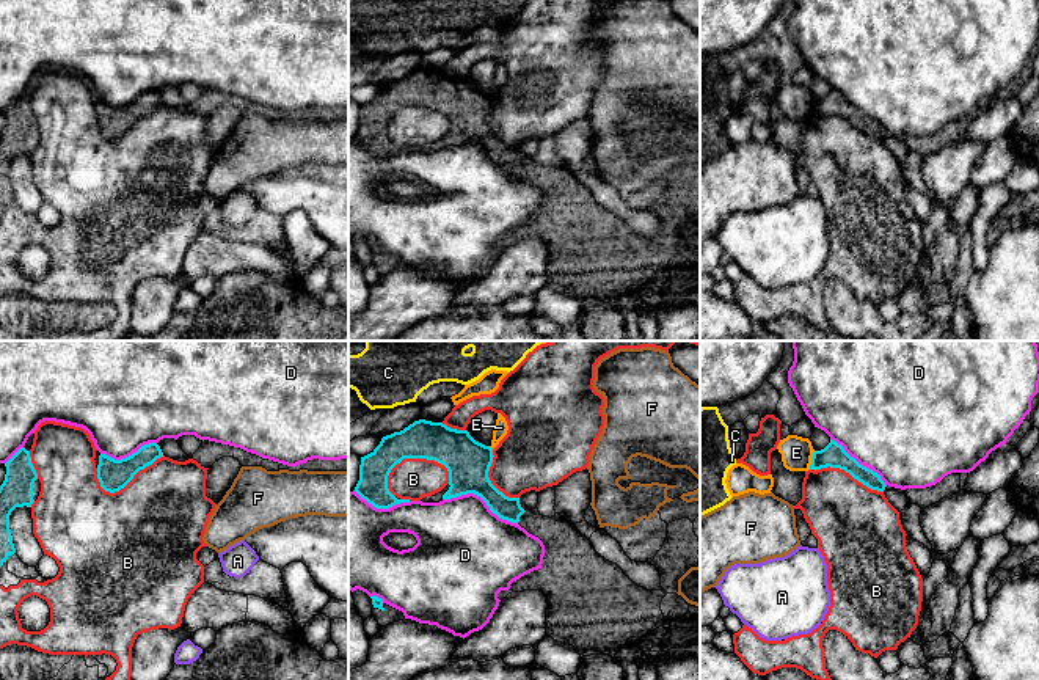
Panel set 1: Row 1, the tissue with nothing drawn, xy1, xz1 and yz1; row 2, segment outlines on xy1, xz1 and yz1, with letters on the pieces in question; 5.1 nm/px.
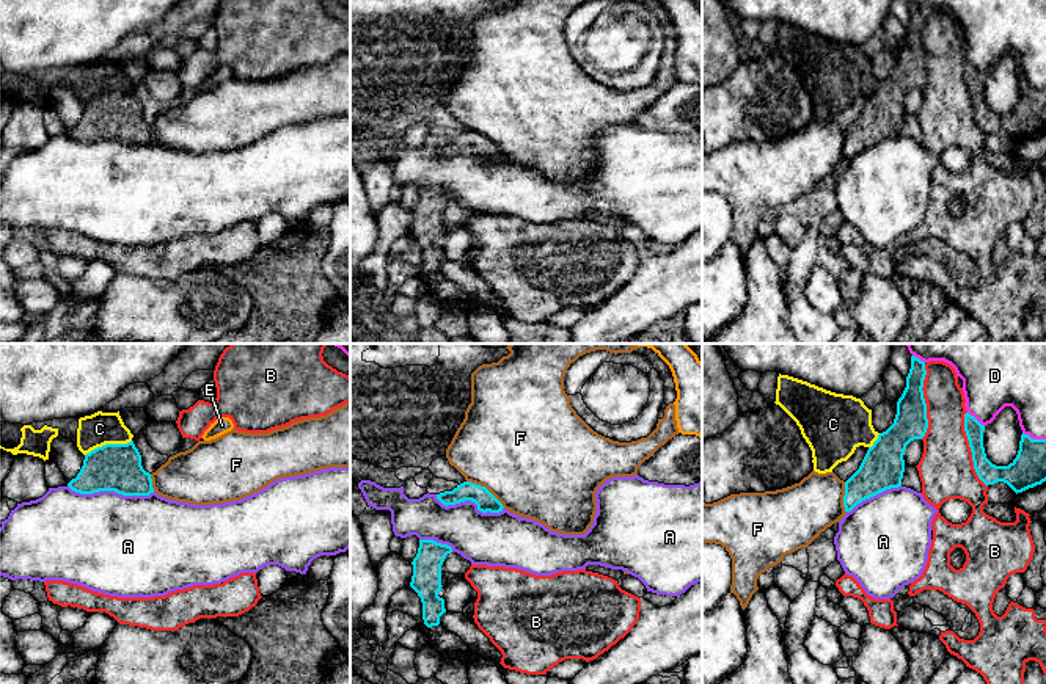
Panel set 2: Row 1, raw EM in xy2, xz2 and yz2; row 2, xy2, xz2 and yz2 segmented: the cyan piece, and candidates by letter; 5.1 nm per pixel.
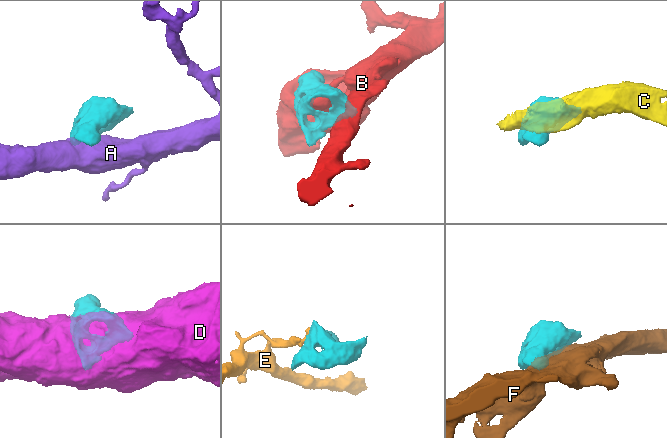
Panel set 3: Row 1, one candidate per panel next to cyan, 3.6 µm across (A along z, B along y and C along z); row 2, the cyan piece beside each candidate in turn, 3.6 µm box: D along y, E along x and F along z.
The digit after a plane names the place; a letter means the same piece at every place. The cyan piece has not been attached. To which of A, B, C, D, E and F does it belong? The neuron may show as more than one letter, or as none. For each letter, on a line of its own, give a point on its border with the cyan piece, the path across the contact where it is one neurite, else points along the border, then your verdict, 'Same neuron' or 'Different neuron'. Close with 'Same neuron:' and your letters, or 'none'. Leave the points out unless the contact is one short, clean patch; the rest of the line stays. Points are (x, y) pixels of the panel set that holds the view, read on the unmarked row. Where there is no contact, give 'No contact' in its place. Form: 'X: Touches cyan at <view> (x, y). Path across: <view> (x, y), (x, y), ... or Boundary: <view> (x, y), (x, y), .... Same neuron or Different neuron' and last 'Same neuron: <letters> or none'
A: Touches cyan at xy2 (110, 138). Different neuron
B: Touches cyan at xz1 (422, 106). Different neuron
C: Touches cyan at xy2 (107, 93). Boundary: xy2 (131, 88), (98, 94), (85, 104). Different neuron
D: Touches cyan at xz1 (481, 145). Different neuron
E: Touches cyan at yz1 (812, 109). Boundary: yz1 (815, 99), (809, 116). Different neuron
F: Touches cyan at xz2 (486, 137). Boundary: xz2 (467, 129), (482, 134), (504, 156). Different neuron
Same neuron: none

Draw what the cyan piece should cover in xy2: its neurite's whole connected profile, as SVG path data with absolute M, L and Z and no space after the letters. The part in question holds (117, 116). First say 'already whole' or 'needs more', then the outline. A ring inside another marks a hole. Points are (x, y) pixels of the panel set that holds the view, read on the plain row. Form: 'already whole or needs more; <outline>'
already whole; M133 89L105 93L85 104L83 115L68 135L80 143L115 140L123 144L154 141L151 122L141 115Z

